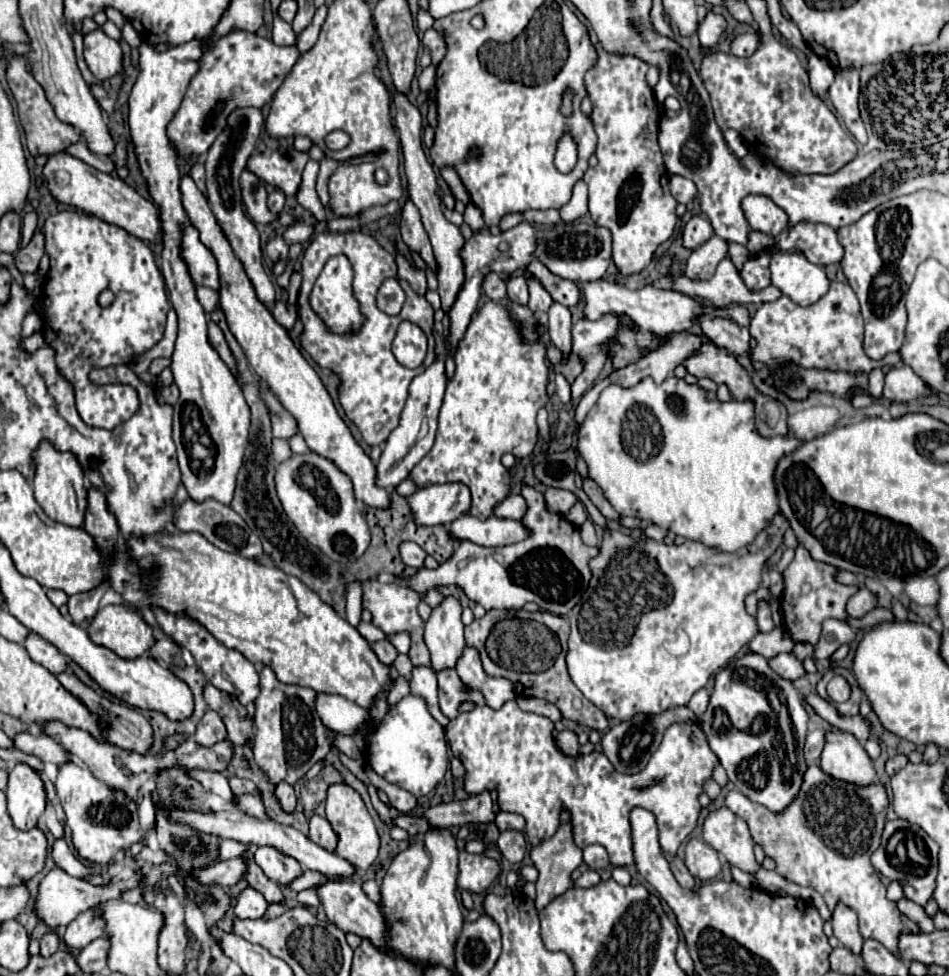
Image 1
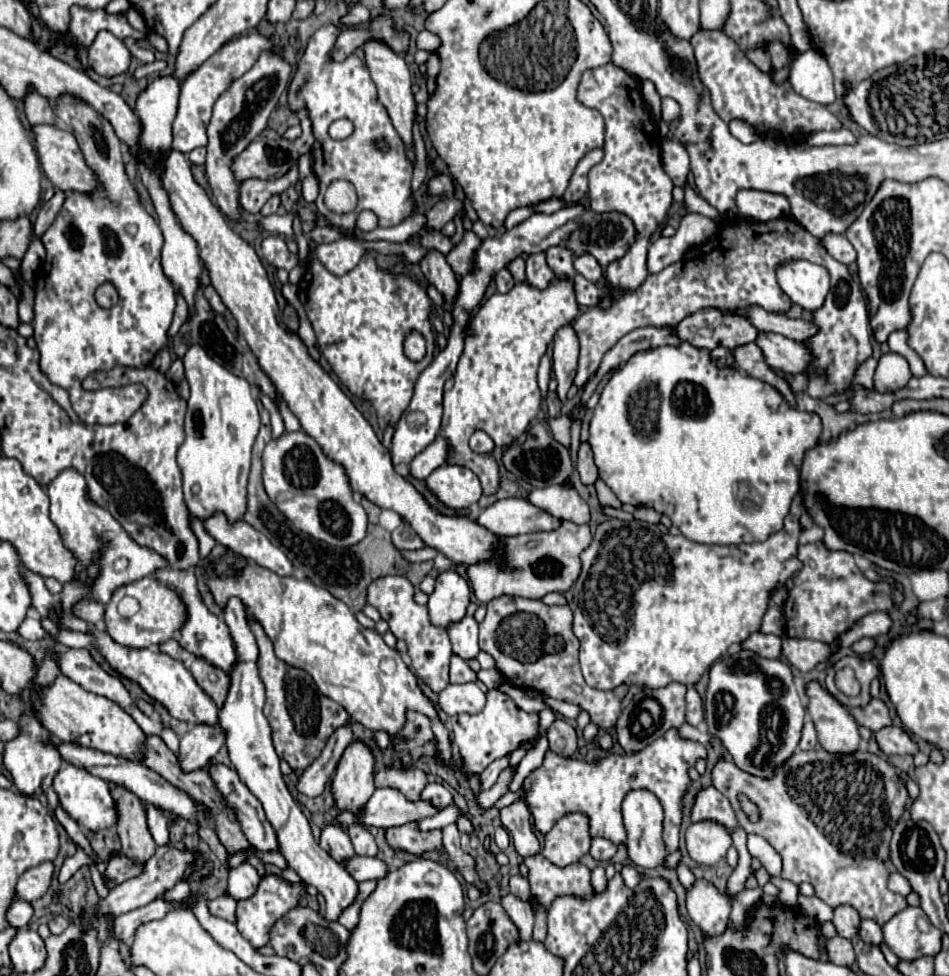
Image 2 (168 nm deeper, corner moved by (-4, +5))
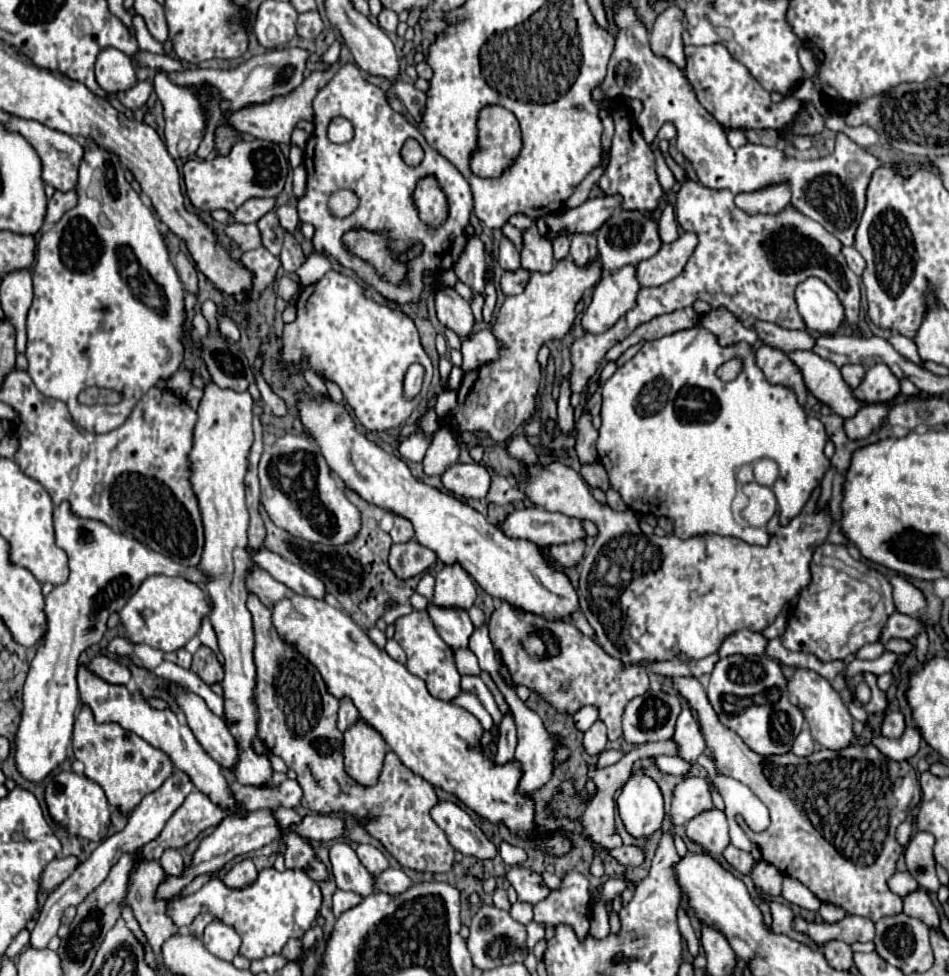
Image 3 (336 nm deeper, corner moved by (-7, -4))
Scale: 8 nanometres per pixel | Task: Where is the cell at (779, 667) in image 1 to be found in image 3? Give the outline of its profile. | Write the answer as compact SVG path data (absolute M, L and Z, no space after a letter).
M738 631L734 635L730 635L718 655L720 657L728 657L728 655L764 655L768 647L768 641L762 637L762 633L752 633L752 631Z

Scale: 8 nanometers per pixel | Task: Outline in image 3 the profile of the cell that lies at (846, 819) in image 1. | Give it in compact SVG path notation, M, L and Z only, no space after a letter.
M676 677L674 687L680 691L684 699L688 699L690 707L696 711L706 739L704 753L710 753L708 757L714 761L718 773L748 785L752 793L768 807L772 823L762 833L750 831L744 819L736 815L736 823L742 827L748 839L760 847L764 861L774 865L780 873L804 883L820 901L842 907L848 915L868 917L874 923L880 921L880 917L898 915L902 911L902 897L894 895L888 889L888 879L896 873L896 861L904 851L904 847L896 841L896 827L902 821L906 821L910 809L920 801L918 779L914 781L912 797L908 797L906 793L904 795L898 793L904 781L902 777L908 777L908 773L912 773L910 765L906 761L896 763L884 757L872 743L866 747L850 745L842 751L820 749L808 757L796 757L792 753L762 757L750 751L736 733L732 733L728 727L724 727L718 721L712 705L708 703L704 687L698 679Z

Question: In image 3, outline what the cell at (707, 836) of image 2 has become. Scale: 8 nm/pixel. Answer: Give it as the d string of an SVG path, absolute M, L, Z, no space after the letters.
M718 809L700 813L686 825L686 835L694 841L704 853L712 857L720 857L722 851L728 847L728 821L726 815Z

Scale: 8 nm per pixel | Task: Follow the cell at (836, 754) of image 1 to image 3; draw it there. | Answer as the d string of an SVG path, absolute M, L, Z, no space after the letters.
M796 669L794 677L788 681L788 691L792 705L796 705L804 713L814 741L818 741L826 749L846 749L848 745L852 745L852 741L856 739L852 731L854 719L848 713L848 707L842 697L832 689L832 685L824 677L808 669Z

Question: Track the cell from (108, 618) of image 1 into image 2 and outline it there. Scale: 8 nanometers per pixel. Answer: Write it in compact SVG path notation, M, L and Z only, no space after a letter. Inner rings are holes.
M145 576L141 580L135 580L127 586L121 586L109 600L107 610L105 610L105 622L107 622L107 632L109 636L123 644L123 646L133 646L133 648L149 648L151 644L163 644L167 642L187 620L187 608L183 604L183 600L179 598L179 594L175 592L175 588L169 588L165 584L161 584L155 576ZM123 596L135 596L141 604L141 610L131 616L131 618L123 618L117 612L117 602Z

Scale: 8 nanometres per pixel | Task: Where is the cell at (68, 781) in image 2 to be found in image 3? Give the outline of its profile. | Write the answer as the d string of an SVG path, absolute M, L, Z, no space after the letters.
M74 771L54 773L46 781L46 805L48 805L50 817L56 823L64 825L70 833L80 835L88 841L96 841L96 843L100 841L100 837L102 839L106 837L108 825L110 825L110 805L100 785L96 785L88 777L76 775Z

